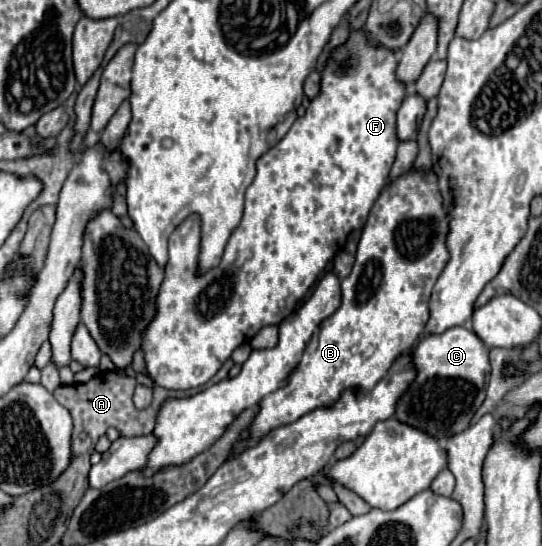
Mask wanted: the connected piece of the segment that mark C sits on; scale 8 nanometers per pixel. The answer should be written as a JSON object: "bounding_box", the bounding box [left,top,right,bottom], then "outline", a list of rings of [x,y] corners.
{"bounding_box":[394,327,490,439],"outline":[[[452,327],[440,335],[424,335],[412,355],[418,377],[404,393],[404,399],[398,401],[394,417],[440,439],[464,431],[486,397],[486,379],[490,375],[488,353],[490,349],[482,339],[466,327]]]}

